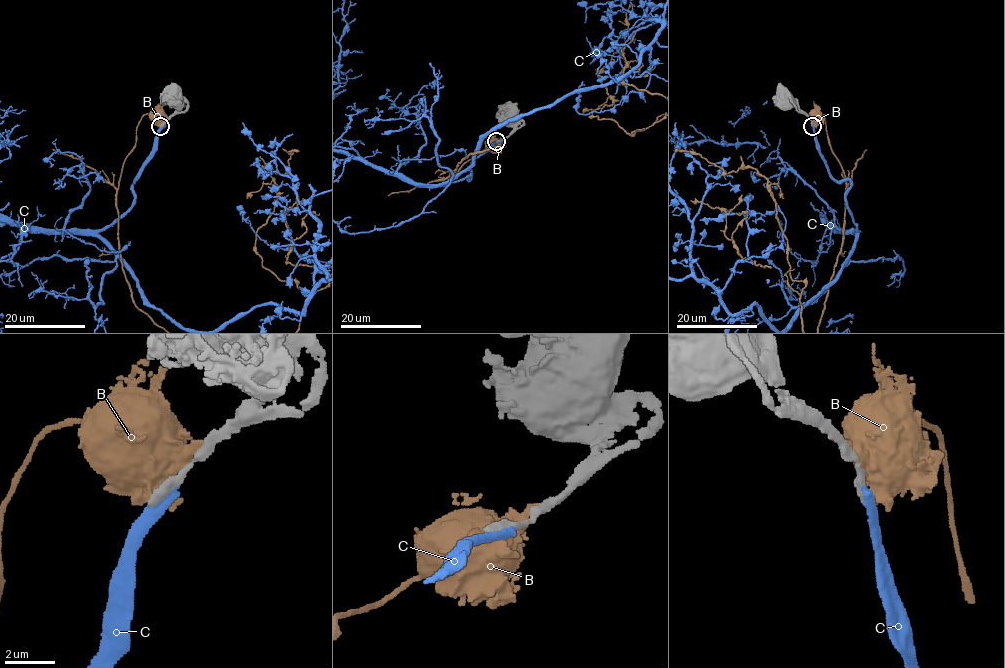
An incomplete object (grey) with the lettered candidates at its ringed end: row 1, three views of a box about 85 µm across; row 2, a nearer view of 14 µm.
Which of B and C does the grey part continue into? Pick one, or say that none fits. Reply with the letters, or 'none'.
none

